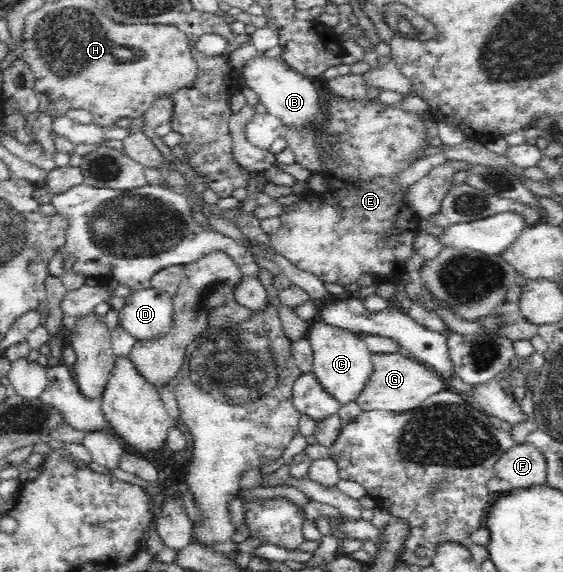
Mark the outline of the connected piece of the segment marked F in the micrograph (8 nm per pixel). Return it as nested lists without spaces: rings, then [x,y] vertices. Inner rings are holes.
[[[529,443],[513,445],[504,452],[494,464],[495,476],[509,484],[510,489],[527,489],[533,486],[546,484],[547,465],[540,450]]]

